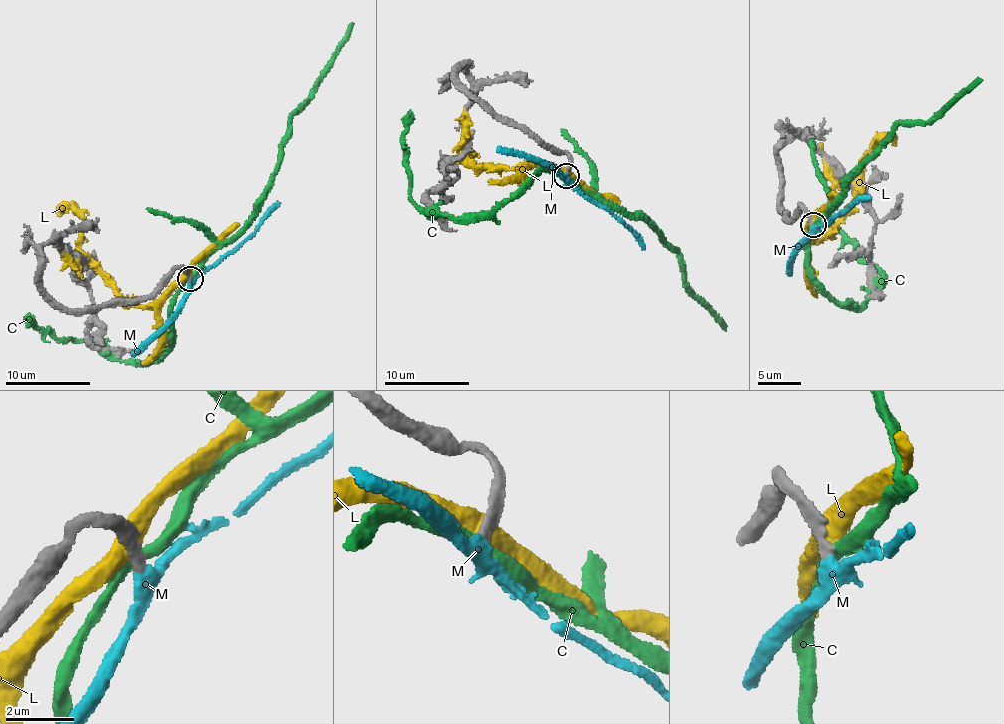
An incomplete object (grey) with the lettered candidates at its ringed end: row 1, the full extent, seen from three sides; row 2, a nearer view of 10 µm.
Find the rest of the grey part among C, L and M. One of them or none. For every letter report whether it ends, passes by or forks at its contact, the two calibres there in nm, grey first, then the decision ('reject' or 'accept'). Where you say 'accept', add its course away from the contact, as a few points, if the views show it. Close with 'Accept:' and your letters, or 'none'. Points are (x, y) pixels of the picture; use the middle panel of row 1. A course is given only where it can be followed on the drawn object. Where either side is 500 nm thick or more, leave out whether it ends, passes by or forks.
C: it passes by; 280 nm thick on the grey side, 320 nm on the other; reject
L: 400 nm thick on the grey side, 550 nm on the other; reject
M: it forks there; 280 nm thick on the grey side, 300 nm on the other; accept; it runs (566, 175), (579, 193), (624, 224), (644, 249)
Accept: M

